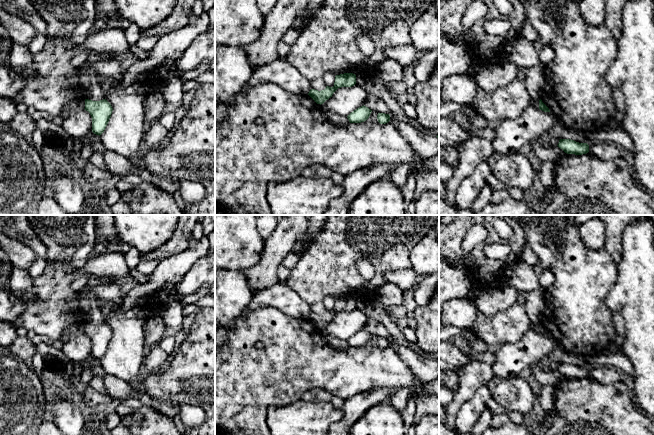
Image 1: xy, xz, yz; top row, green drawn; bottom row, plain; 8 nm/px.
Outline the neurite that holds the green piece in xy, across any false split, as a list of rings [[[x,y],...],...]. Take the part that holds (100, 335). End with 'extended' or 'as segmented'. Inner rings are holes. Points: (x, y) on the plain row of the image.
[[[85,323],[85,332],[92,341],[92,356],[96,359],[101,359],[111,341],[113,332],[111,328],[106,324],[92,325]]] | as segmented

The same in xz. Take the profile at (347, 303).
[[[344,297],[335,300],[333,311],[326,310],[324,314],[318,315],[311,313],[308,319],[317,327],[323,328],[326,324],[332,321],[333,317],[341,311],[352,311],[356,308],[356,299],[353,297]]] | as segmented

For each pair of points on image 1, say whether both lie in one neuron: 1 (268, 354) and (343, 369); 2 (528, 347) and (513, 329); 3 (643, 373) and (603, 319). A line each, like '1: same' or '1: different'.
1: same
2: different
3: different

